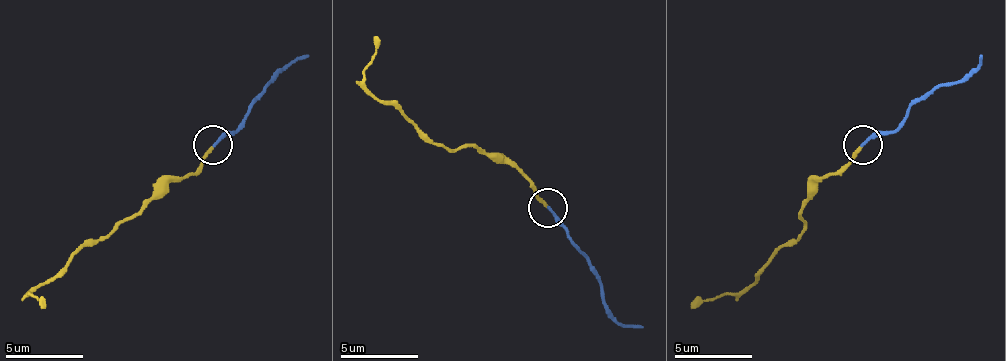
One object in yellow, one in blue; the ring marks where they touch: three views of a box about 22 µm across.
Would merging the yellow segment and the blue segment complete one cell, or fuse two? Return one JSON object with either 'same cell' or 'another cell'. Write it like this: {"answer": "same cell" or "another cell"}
{"answer": "same cell"}

